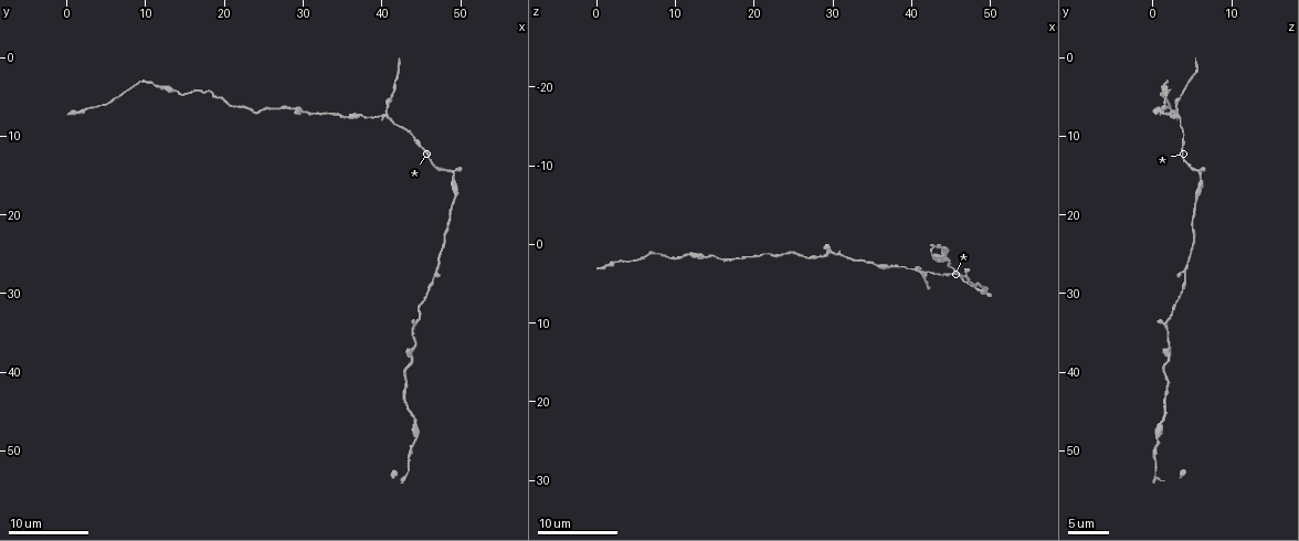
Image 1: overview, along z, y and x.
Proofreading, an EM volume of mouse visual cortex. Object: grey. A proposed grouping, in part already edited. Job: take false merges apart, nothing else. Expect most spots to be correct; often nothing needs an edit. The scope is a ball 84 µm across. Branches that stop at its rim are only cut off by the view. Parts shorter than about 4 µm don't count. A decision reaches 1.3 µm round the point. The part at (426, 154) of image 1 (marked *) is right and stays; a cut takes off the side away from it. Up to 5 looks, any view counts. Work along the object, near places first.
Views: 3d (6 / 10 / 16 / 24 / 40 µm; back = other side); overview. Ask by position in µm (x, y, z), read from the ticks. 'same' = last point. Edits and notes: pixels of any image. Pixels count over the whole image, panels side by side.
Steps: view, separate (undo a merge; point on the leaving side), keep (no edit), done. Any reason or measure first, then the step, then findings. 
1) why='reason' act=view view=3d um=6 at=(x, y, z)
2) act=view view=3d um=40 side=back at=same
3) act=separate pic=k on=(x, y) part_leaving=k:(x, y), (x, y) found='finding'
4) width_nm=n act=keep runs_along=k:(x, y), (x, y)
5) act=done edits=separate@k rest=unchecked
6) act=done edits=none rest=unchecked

why='sudden change in width' act=view view=3d um=16 at=(49.0, 15.0, 6.0)

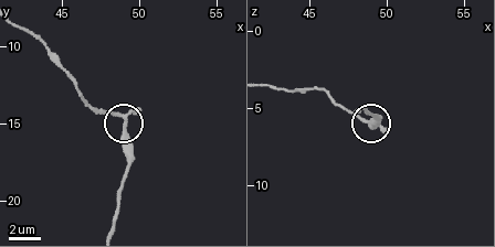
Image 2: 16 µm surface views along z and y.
why='closer look' act=view view=3d um=6 at=same

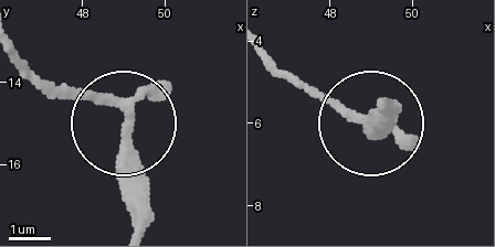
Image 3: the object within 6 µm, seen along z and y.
width_nm=230 act=keep found='one neuron here'

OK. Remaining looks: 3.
act=view view=3d um=16 at=(43.5, 38.5, 1.5)

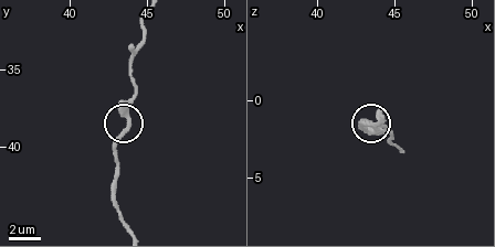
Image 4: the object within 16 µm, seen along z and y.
act=keep runs_along=4:(145, 19), (129, 71), (134, 98), (115, 160) found='one neuron here'

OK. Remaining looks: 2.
why='thick turns thin' act=view view=3d um=16 at=(44.0, 34.5, 1.5)

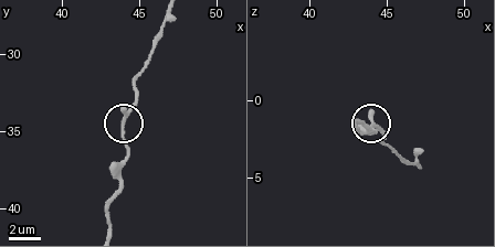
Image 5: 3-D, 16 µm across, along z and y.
act=view view=3d um=16 side=back at=(44.0, 34.4, 1.6)

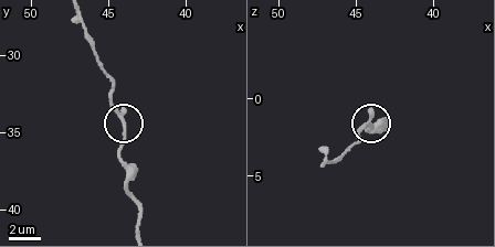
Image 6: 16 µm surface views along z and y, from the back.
width_nm=190 act=keep found='all the same neuron'

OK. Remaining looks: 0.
act=done edits=none rest=unchecked

